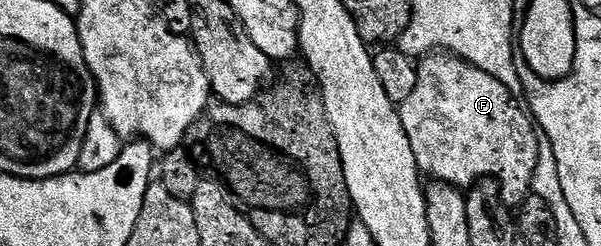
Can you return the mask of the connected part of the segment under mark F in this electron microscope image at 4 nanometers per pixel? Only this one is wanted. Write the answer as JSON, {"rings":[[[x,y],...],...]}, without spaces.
{"rings":[[[430,54],[418,64],[416,90],[412,90],[408,102],[401,104],[398,113],[404,134],[408,134],[408,142],[412,142],[419,169],[427,177],[459,190],[469,190],[479,182],[493,181],[502,189],[503,201],[518,206],[531,195],[534,187],[540,139],[527,109],[518,103],[504,82],[492,78],[492,74],[472,66],[467,60],[449,54]]]}

